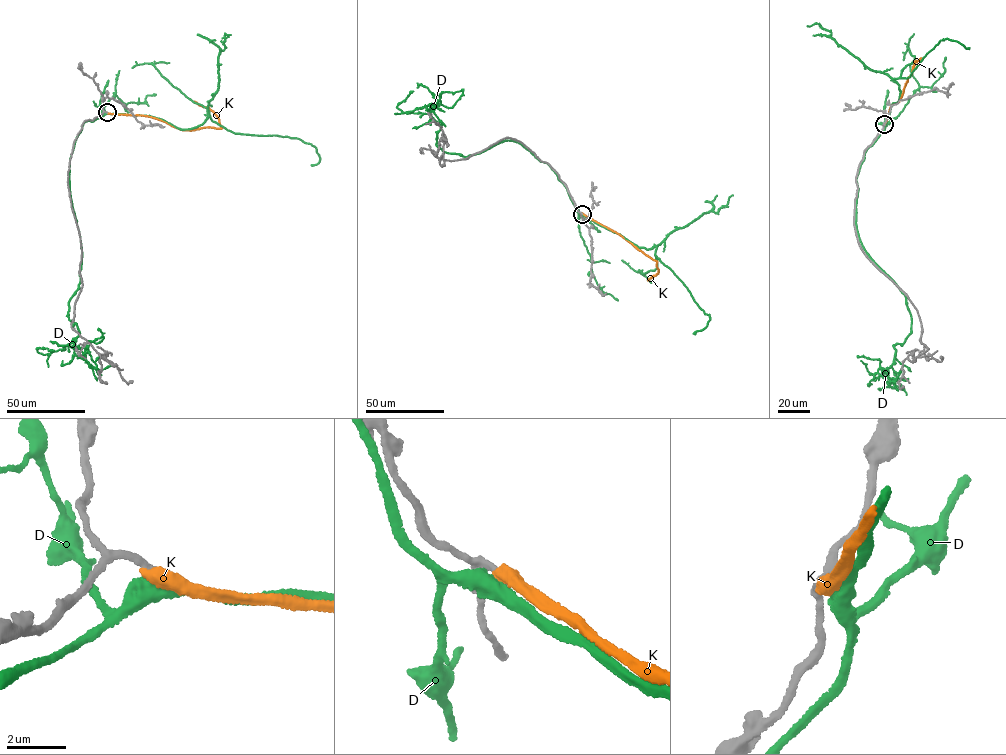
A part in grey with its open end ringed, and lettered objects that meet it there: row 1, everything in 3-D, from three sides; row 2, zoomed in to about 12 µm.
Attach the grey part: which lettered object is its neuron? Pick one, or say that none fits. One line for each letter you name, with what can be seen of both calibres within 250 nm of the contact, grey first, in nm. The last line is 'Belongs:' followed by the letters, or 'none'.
Belongs: none

